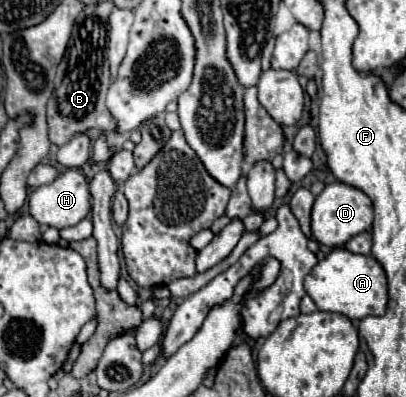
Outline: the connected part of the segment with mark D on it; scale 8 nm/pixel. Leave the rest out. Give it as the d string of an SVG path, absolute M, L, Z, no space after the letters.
M344 182L326 184L326 188L322 190L322 194L316 198L312 206L312 234L320 244L330 246L330 248L340 248L352 236L370 230L372 220L374 220L372 200L358 188L352 188Z

